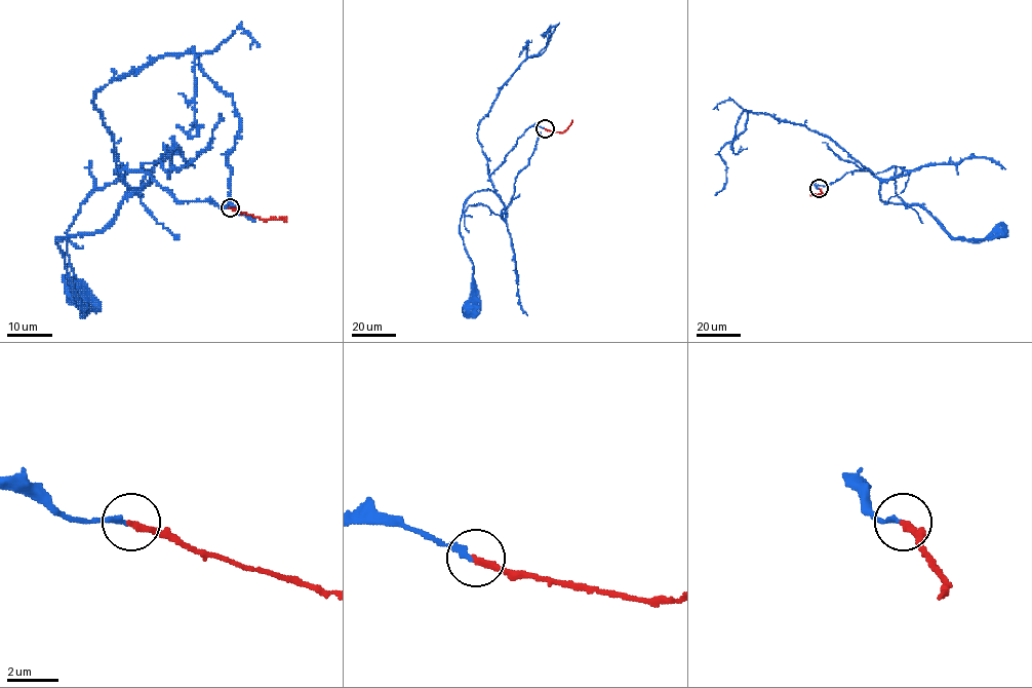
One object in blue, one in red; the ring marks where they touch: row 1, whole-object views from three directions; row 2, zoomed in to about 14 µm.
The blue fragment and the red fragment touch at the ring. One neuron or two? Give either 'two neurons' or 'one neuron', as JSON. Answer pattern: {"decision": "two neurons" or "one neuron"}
{"decision": "one neuron"}

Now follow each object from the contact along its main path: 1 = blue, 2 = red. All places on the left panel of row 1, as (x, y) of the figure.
1: (229, 207), (179, 201), (147, 173), (122, 169), (118, 214), (101, 230), (58, 239), (80, 297)
2: (230, 207), (268, 220), (285, 220)

